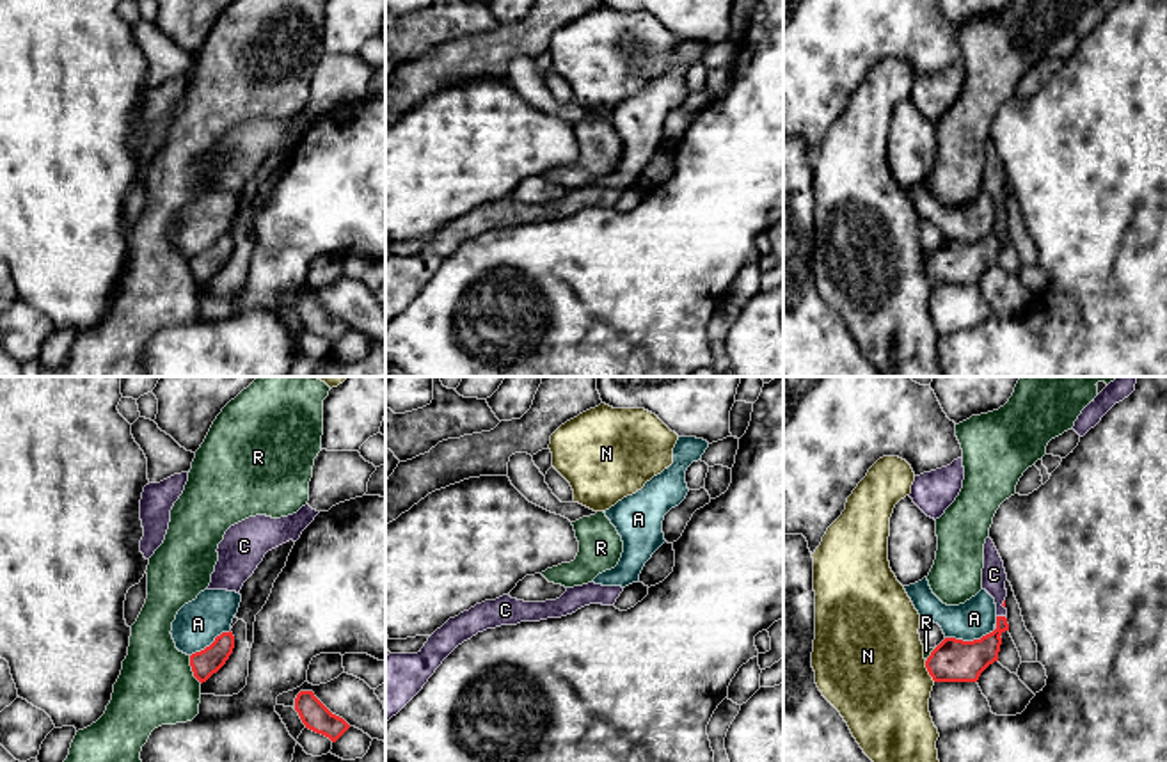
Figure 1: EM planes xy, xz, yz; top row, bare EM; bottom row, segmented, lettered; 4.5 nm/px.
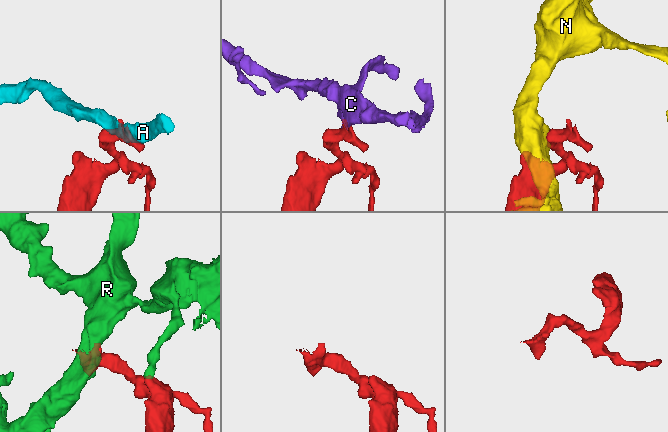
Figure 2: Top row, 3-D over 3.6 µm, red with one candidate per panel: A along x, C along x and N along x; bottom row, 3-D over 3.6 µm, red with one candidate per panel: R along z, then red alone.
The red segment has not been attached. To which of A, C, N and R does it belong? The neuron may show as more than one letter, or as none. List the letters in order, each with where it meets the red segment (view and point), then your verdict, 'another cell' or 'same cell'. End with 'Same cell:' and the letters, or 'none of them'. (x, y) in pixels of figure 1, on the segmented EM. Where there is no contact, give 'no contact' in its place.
A: yz (970, 642) | another cell
C: yz (1002, 617) | same cell
N: yz (929, 672) | another cell
R: xy (192, 670) | another cell
Same cell: C

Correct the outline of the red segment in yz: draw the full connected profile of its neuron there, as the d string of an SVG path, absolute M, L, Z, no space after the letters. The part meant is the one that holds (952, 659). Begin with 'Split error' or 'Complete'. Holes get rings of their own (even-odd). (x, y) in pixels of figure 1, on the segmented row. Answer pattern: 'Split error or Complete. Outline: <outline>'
Split error. Outline: M988 536L984 544L982 590L996 604L995 631L973 641L945 638L925 661L925 668L934 682L977 682L980 673L998 661L1000 636L1009 631L1005 581L1004 561L993 540Z

